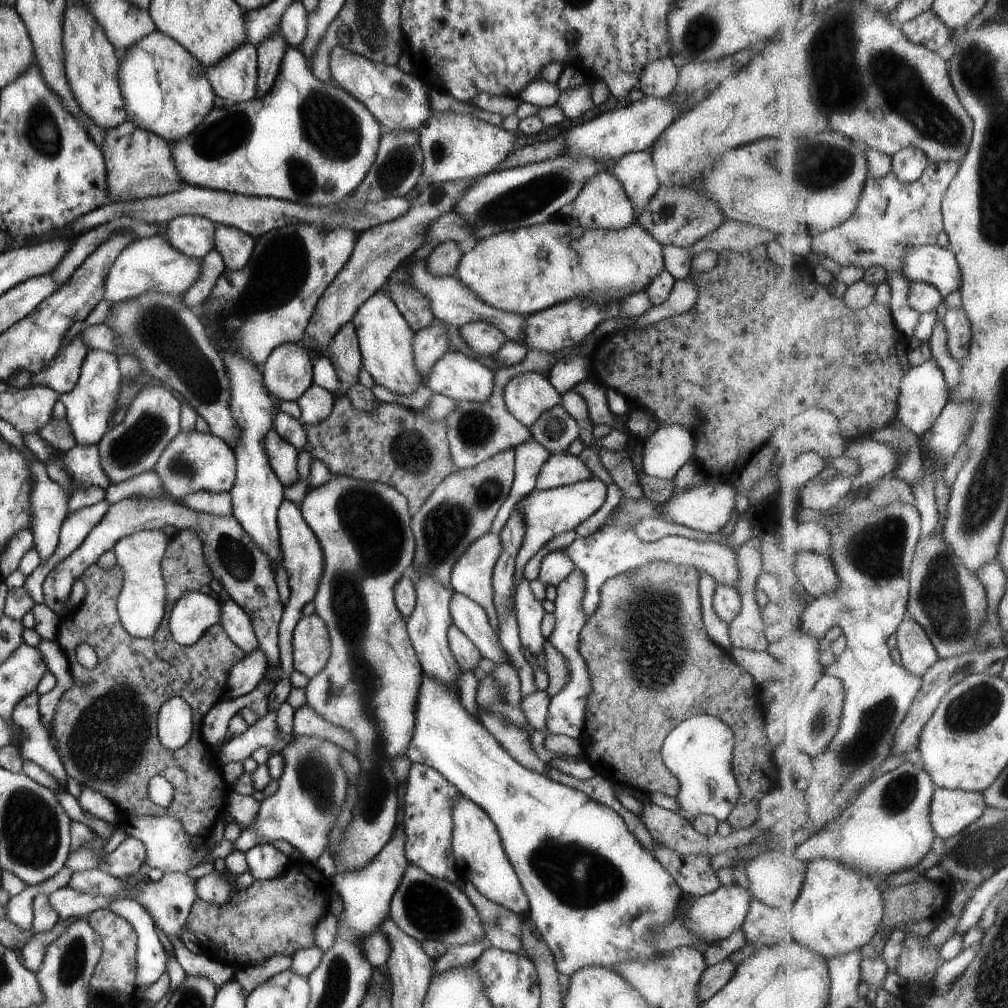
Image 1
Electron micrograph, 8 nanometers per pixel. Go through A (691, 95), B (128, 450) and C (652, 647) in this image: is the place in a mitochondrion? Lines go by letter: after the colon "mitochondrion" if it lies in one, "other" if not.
A: other
B: mitochondrion
C: mitochondrion

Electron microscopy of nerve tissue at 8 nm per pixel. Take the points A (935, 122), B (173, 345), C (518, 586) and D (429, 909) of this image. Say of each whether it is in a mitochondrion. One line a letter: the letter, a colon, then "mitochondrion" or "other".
A: mitochondrion
B: mitochondrion
C: other
D: mitochondrion

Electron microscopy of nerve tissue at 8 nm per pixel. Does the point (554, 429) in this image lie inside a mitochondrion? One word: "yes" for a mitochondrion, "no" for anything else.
yes

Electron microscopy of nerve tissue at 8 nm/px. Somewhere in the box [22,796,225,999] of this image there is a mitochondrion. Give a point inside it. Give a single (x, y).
(72, 963)

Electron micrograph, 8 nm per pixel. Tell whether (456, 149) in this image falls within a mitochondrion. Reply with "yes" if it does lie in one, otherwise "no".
no

